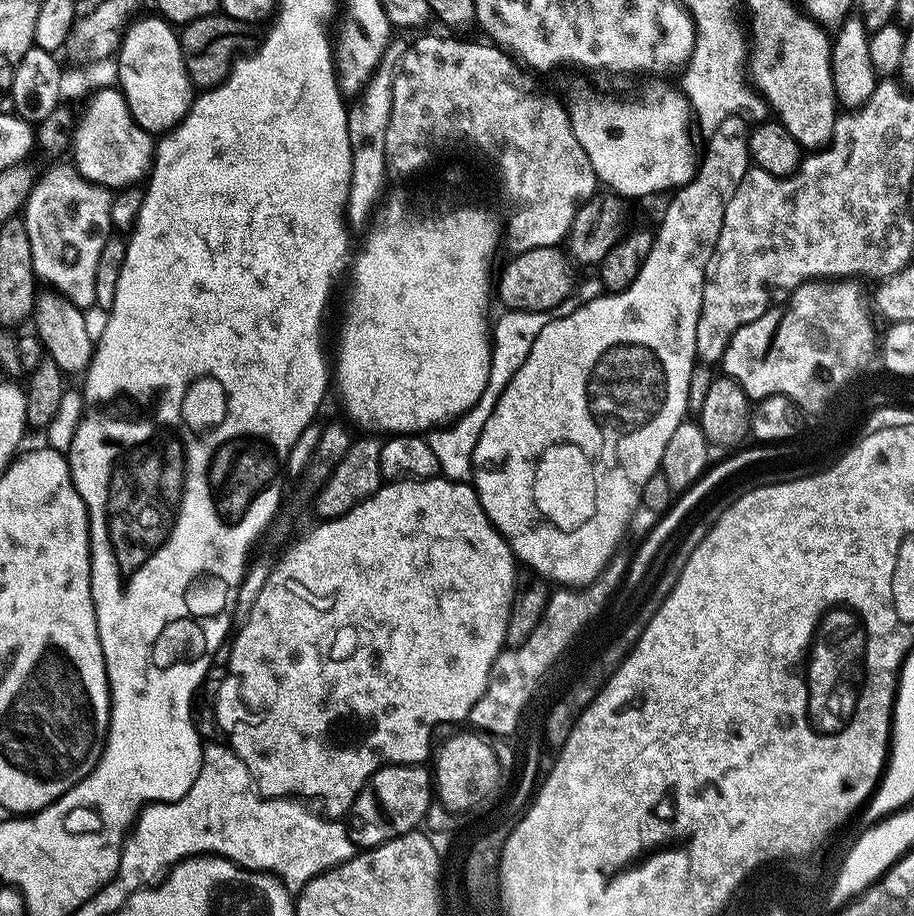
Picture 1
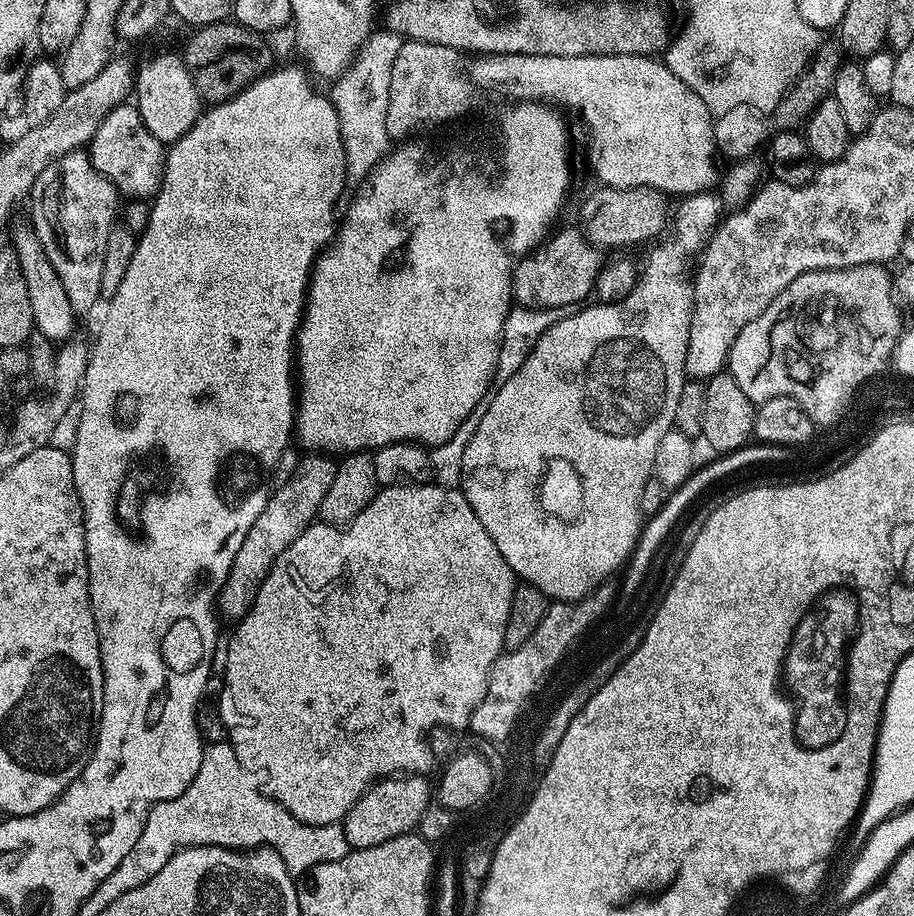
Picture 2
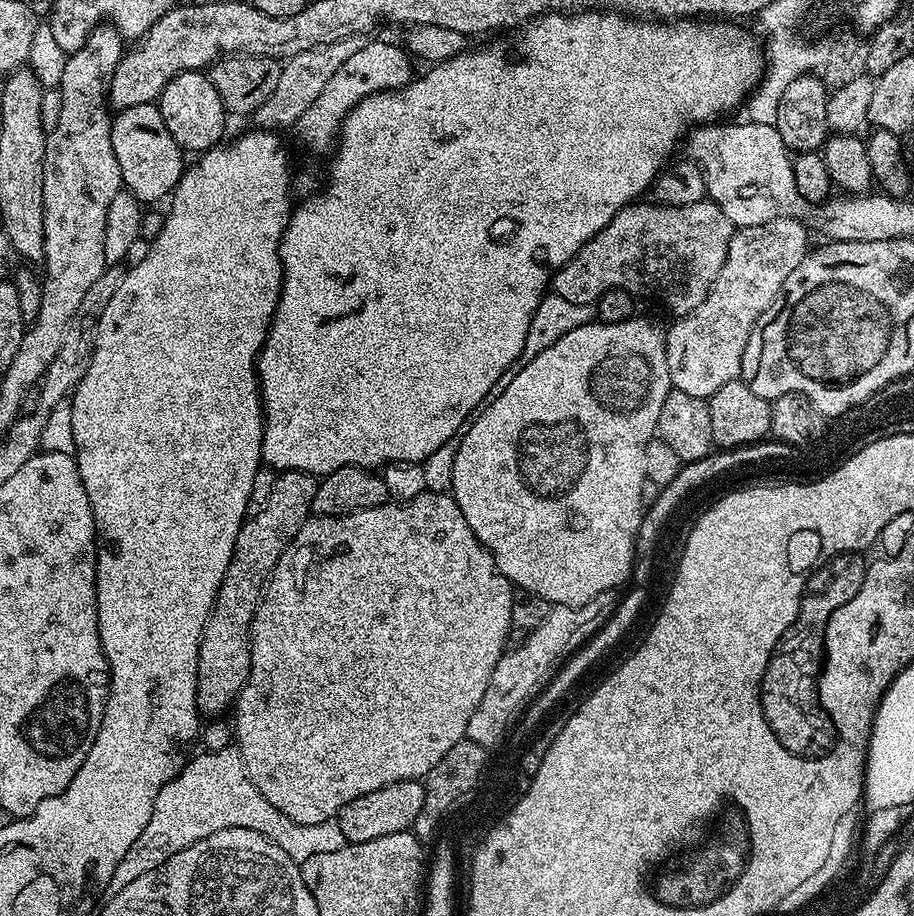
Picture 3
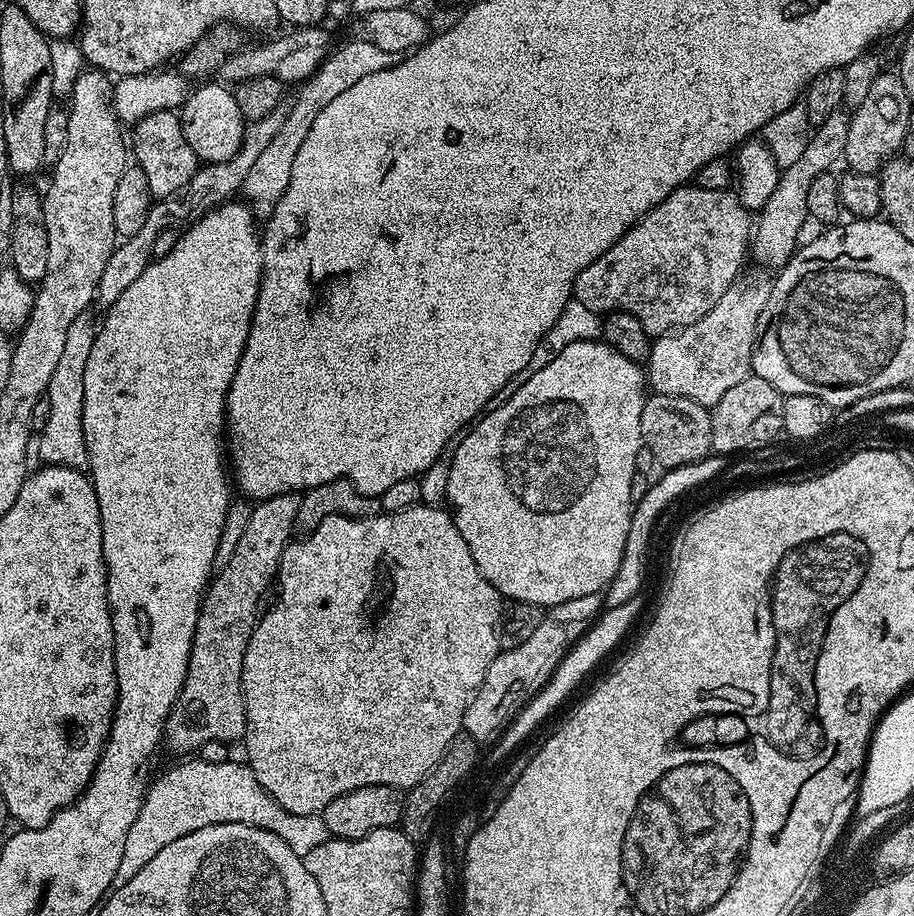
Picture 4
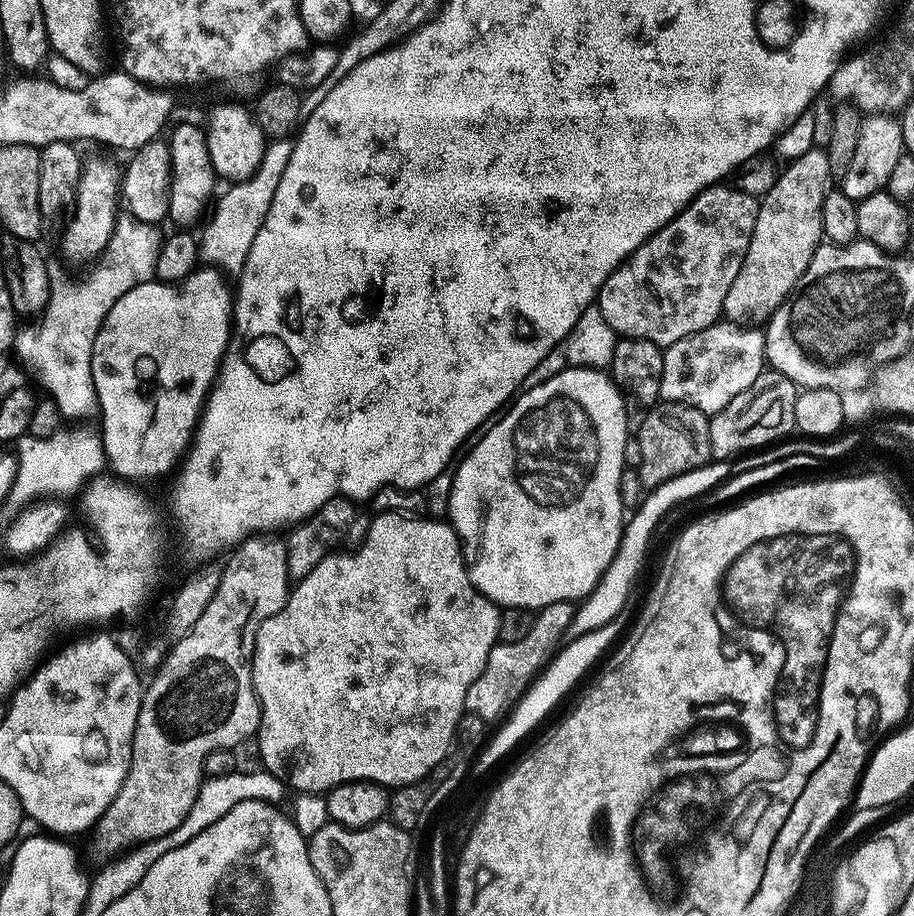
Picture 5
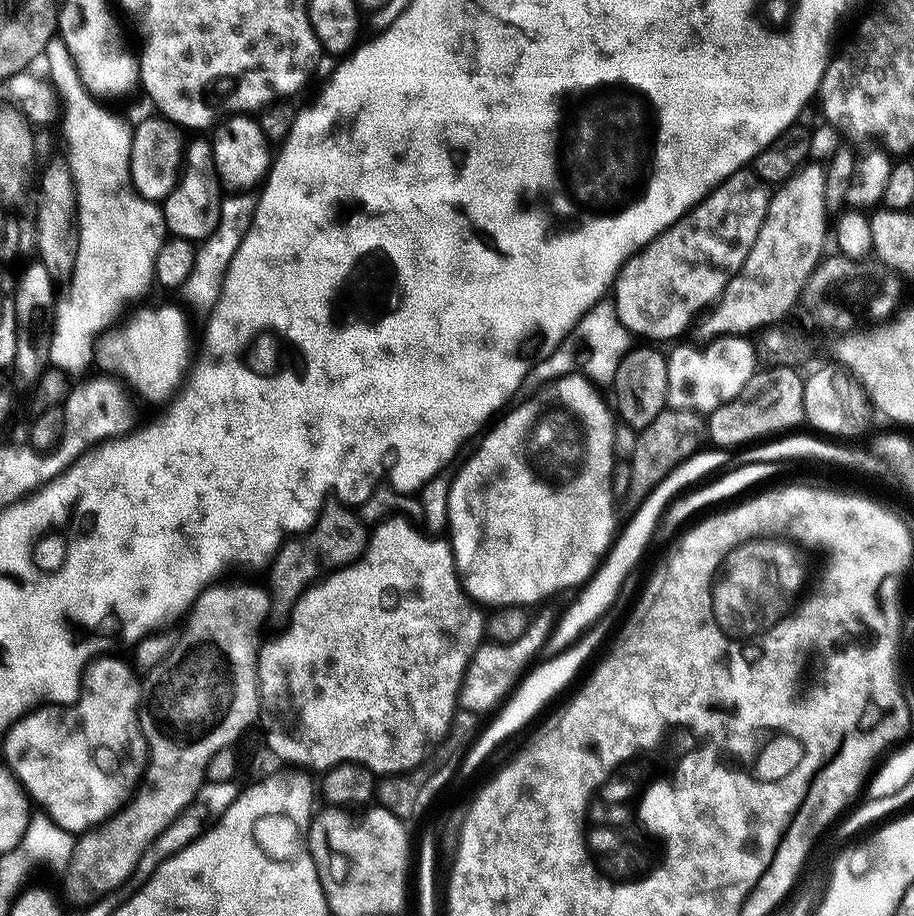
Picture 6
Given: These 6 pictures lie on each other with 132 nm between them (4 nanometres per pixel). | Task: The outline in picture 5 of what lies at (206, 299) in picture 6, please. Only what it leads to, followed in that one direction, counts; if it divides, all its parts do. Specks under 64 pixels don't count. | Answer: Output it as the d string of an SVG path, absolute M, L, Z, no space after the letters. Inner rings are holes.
M276 138L265 147L264 157L252 176L227 185L224 193L215 197L207 217L208 225L198 232L198 256L205 265L217 270L239 269L248 250L249 242L257 233L258 226L264 220L264 214L278 188L282 170L292 149L291 143L284 138ZM216 202L216 205L215 205ZM212 212L212 217L211 216Z

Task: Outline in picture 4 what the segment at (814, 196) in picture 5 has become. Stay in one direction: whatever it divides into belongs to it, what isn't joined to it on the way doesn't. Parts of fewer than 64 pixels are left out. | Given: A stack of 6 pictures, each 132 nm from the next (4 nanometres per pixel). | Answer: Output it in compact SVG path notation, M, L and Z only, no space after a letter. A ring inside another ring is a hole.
M841 110L830 114L826 122L815 125L814 131L808 137L806 150L802 150L802 158L794 162L794 166L783 169L780 173L778 186L774 186L774 192L759 209L760 221L755 221L752 234L752 255L762 264L781 268L787 264L789 258L795 252L799 241L798 236L804 228L804 220L809 219L806 206L806 193L810 190L810 182L818 178L818 174L832 172L835 164L843 157L846 146L846 134L850 116L847 111Z

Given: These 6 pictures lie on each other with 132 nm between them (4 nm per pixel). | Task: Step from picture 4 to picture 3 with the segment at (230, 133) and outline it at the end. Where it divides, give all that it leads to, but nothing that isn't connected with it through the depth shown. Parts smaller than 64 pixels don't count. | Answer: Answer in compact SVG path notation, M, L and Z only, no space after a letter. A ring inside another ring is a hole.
M203 71L178 74L162 90L158 107L166 122L166 130L170 130L174 142L178 142L178 146L183 148L185 153L203 154L209 148L217 147L225 139L224 103L218 90L214 90L212 81Z

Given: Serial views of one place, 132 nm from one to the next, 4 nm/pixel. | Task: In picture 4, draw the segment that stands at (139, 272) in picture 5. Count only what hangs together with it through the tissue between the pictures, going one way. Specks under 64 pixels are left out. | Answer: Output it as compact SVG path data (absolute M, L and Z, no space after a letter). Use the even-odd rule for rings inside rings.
M85 314L74 318L70 322L70 330L66 330L66 344L62 346L62 358L58 358L58 367L50 377L50 386L46 395L50 398L50 418L44 432L39 433L40 456L45 465L63 466L66 468L88 468L88 451L86 450L86 438L82 426L82 410L84 409L84 379L86 378L86 358L90 358L90 350L96 341L97 325L92 325L91 315Z

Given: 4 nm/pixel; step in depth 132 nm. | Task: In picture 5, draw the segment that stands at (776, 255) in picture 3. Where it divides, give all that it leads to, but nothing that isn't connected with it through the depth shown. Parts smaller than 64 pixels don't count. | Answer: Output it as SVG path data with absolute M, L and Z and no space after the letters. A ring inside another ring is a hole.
M717 322L663 349L660 400L685 404L709 414L742 394L766 368L764 333L759 327Z

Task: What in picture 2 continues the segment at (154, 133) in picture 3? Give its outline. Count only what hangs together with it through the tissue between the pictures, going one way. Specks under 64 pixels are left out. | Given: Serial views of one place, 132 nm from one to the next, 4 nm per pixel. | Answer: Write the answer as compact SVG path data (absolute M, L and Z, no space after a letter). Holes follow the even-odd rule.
M135 103L120 104L98 126L90 145L92 165L116 187L117 193L124 198L152 198L160 190L164 181L164 158L166 145L142 122L142 114Z

